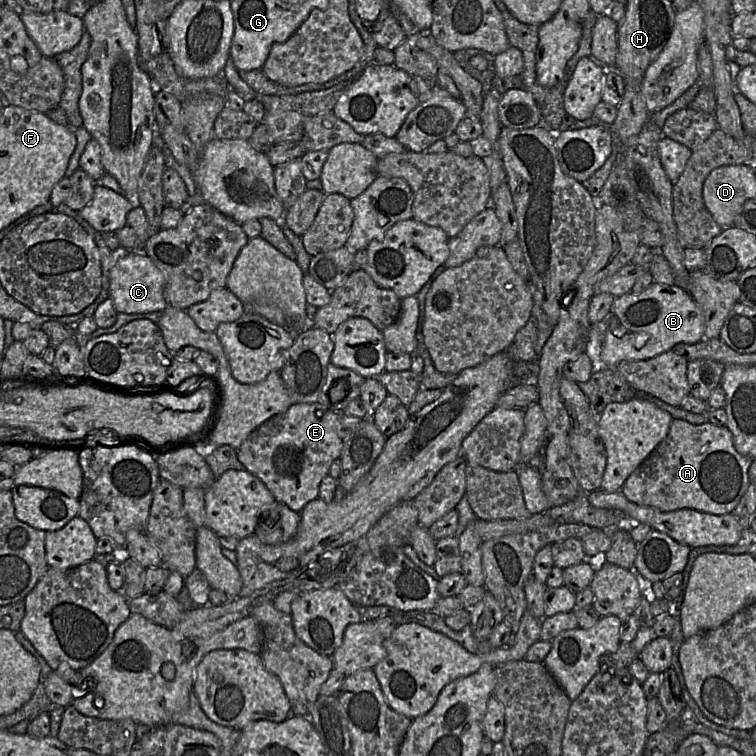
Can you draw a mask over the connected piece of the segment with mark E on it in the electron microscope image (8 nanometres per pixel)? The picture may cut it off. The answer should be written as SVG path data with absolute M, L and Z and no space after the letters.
M293 403L285 412L275 415L256 428L237 450L237 458L246 471L259 478L275 500L296 512L319 496L322 479L329 474L332 462L341 456L343 440L338 435L341 414L315 403Z

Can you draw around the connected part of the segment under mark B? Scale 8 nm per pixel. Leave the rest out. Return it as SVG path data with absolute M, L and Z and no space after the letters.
M653 282L640 294L629 292L616 297L605 319L608 329L600 359L607 368L616 368L622 361L654 358L678 343L695 344L705 338L702 310L688 291L676 285Z

